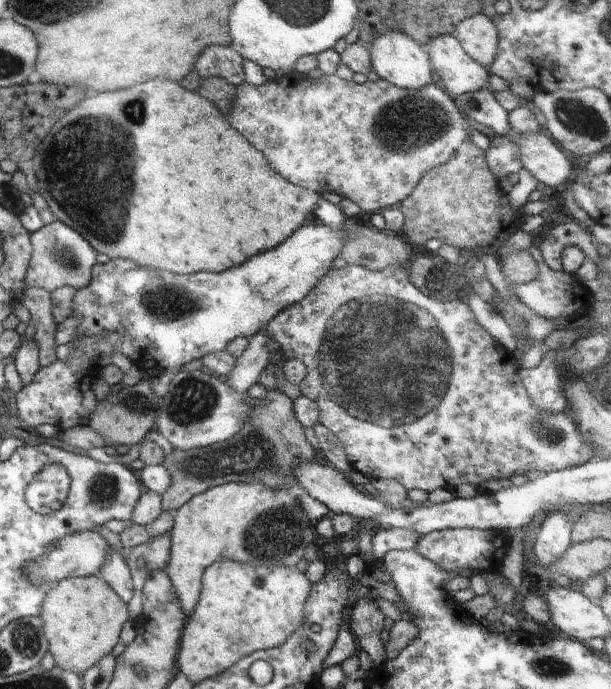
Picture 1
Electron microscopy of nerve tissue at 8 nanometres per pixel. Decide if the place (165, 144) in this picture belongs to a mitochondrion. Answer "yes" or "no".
no

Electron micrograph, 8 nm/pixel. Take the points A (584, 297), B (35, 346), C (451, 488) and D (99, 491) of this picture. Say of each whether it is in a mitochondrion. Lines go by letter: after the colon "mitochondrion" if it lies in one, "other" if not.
A: other
B: other
C: other
D: mitochondrion

